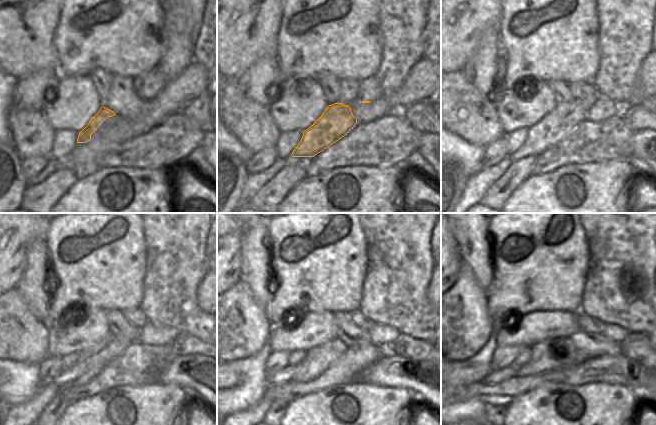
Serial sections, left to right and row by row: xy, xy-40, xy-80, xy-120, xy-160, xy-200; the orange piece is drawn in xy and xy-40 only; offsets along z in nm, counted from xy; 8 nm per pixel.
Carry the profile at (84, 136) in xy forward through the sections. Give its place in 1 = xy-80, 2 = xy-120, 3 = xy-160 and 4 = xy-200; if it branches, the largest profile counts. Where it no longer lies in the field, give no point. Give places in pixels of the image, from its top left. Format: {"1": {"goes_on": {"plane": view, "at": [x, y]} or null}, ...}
{"1": {"goes_on": {"plane": "xy-80", "at": [558, 124]}}, "2": {"goes_on": {"plane": "xy-120", "at": [96, 358]}}, "3": {"goes_on": {"plane": "xy-160", "at": [287, 374]}}, "4": {"goes_on": {"plane": "xy-200", "at": [509, 372]}}}

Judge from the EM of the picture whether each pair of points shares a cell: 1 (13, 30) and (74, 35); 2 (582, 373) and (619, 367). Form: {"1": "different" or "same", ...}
{"1": "different", "2": "same"}

